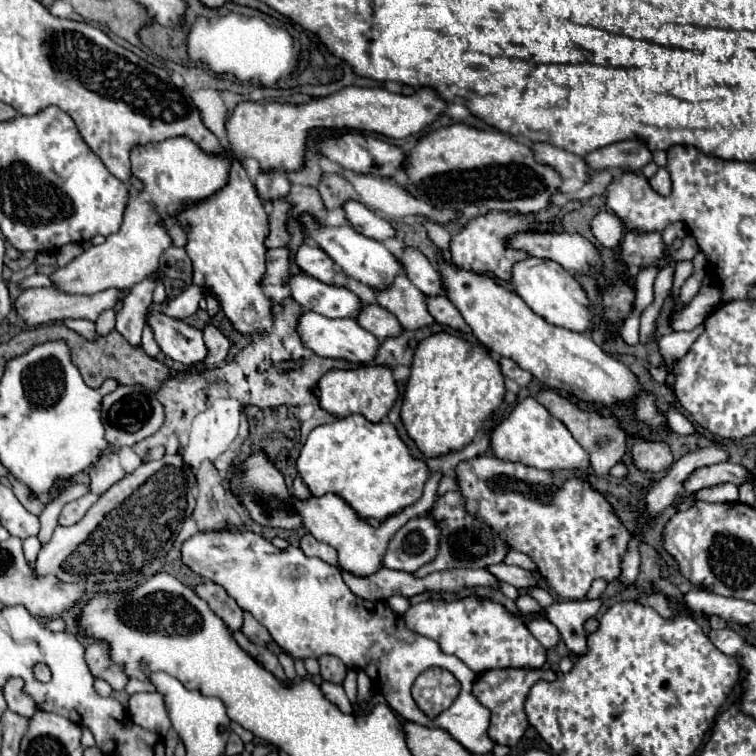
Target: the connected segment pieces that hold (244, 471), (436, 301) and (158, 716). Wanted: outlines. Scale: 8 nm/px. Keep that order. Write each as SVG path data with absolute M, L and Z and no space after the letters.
M264 449L252 451L244 461L234 465L230 479L228 479L228 491L238 499L242 509L262 527L274 527L274 529L300 529L304 527L308 533L314 535L314 539L328 543L336 547L338 551L338 565L344 571L350 571L354 575L372 575L382 567L382 555L386 551L386 543L392 539L392 535L406 525L410 519L416 519L432 509L432 503L436 499L438 483L442 479L442 473L436 471L430 475L424 487L424 495L418 499L418 503L406 507L404 511L390 515L380 523L380 527L370 527L364 519L358 519L354 509L336 493L326 493L322 497L310 495L308 499L298 499L292 495L284 483L284 477L280 469L272 463L272 459L266 455Z
M436 295L436 297L426 297L426 307L428 307L428 313L442 325L448 325L448 327L456 327L456 329L462 329L462 331L470 331L470 327L466 327L464 319L460 317L458 309L448 301L446 295Z
M134 693L130 697L128 711L136 725L146 731L158 733L160 737L164 737L172 727L164 697L160 693Z

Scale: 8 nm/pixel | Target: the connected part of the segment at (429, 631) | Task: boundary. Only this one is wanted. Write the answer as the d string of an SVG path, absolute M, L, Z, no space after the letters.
M470 595L454 601L424 601L412 605L404 613L404 621L412 631L434 639L444 653L462 659L474 673L506 667L540 669L546 663L546 649L534 639L528 627L510 611L506 611L504 605L486 597Z

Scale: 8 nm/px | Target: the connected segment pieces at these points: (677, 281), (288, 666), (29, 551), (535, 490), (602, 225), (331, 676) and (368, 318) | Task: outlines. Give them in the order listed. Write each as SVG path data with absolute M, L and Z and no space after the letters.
M678 261L674 265L674 285L672 285L672 299L678 299L678 293L680 293L680 287L684 285L684 281L690 277L692 273L692 261Z
M280 653L280 665L284 667L284 673L286 673L286 677L290 679L290 681L294 681L296 679L296 671L294 671L294 659L288 655L288 653Z
M26 537L24 539L24 555L28 557L28 563L30 565L34 565L34 557L38 555L38 551L40 551L40 541L38 541L38 537Z
M478 455L458 463L456 479L460 495L466 499L466 511L494 529L506 545L526 553L562 599L584 599L592 581L620 577L622 557L632 535L582 471L542 471Z
M602 211L592 221L592 233L604 247L616 249L624 235L624 227L622 227L622 221L614 213Z
M322 655L318 657L320 663L320 675L324 681L332 681L332 683L342 683L346 677L346 665L334 657L334 655Z
M364 305L356 317L356 323L360 327L364 327L366 331L370 331L372 335L376 335L378 339L386 339L392 335L398 335L402 331L398 319L394 319L394 315L390 315L390 311L382 309L380 305Z

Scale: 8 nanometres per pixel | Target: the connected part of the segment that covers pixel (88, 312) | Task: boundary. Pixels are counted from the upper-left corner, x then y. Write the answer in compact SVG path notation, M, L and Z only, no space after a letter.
M44 287L44 289L26 289L26 291L22 291L20 297L14 301L14 309L16 309L18 317L28 327L36 327L36 325L52 323L52 321L64 321L64 319L70 319L70 317L82 317L82 319L96 321L102 311L114 307L116 299L118 299L118 291L114 291L114 289L100 291L100 293L88 297L88 295L66 295L66 293L60 293L54 287Z

